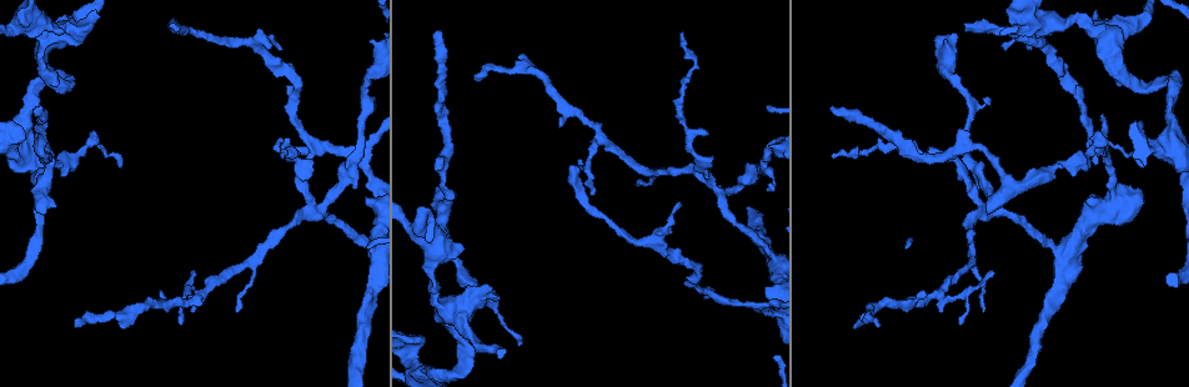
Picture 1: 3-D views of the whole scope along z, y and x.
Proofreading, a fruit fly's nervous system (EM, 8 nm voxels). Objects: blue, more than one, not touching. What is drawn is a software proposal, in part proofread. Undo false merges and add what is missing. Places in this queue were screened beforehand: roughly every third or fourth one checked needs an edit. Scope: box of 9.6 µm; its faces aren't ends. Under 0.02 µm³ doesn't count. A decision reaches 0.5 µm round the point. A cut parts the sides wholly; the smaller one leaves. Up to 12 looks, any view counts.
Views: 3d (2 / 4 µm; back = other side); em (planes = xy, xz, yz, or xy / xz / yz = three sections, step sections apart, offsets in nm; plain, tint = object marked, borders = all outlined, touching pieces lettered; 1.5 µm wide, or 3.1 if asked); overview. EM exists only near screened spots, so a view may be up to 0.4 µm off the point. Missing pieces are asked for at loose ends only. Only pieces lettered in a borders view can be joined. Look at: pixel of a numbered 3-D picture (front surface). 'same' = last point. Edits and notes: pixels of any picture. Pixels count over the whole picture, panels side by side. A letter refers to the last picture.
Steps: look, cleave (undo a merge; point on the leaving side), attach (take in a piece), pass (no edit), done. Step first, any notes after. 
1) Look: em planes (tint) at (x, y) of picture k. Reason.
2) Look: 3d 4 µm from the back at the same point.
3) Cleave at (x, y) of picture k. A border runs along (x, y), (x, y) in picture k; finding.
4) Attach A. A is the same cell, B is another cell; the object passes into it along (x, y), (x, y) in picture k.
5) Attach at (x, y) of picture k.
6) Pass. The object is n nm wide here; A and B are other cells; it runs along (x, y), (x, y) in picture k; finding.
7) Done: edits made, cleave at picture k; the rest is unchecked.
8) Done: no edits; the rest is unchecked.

Look: em planes (tint) at (856, 327) of picture 1. Free end.

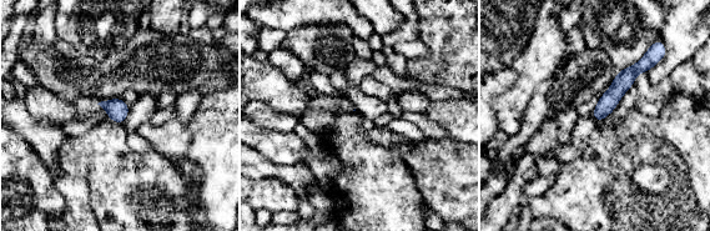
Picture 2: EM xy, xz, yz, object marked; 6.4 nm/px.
Look: em planes (borders) at the same point. What lies round it.

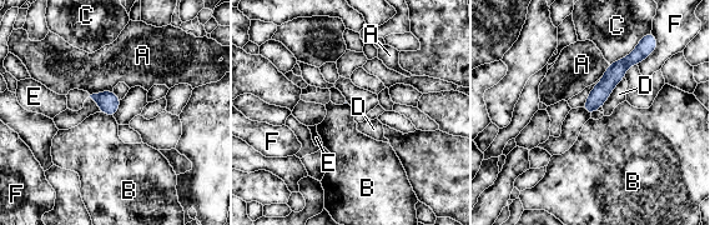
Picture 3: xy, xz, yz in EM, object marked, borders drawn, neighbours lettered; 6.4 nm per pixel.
Pass. A, B, C, D, E and F are other cells; it runs along (639, 54), (609, 80), (590, 110) in picture 3; no lettered piece goes on from it.

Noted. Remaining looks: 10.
Look: 3d 2 µm at (967, 30) of picture 1. An open end.

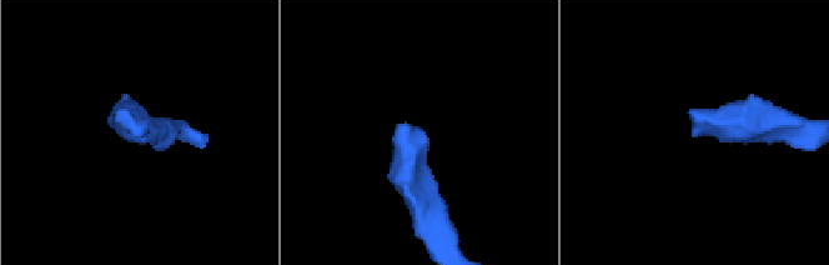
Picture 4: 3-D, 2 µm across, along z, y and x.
Look: em planes (borders) at (416, 126) of picture 4. Now the EM.

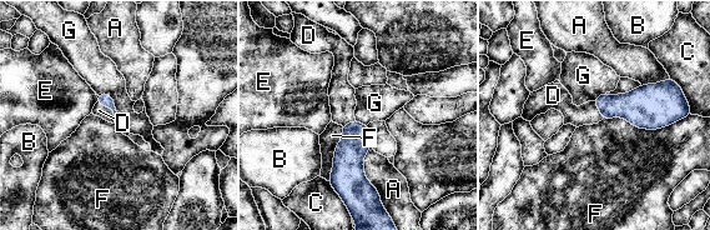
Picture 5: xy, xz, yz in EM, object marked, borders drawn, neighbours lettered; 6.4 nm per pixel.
Attach D. D is the same cell, A, B, C, E, F and G are other cells; the object passes into it along (105, 99), (110, 108), (99, 110) in picture 5; it goes on there.

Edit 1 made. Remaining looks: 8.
Look: 3d 4 µm at (90, 144) of picture 1. Sudden change in width.

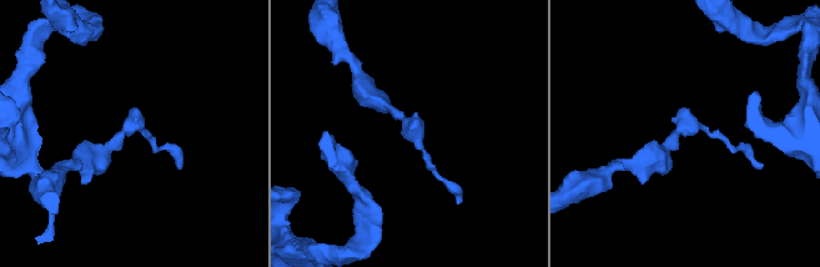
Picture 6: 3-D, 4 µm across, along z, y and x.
Look: em planes (plain) at (684, 130) of picture 6.

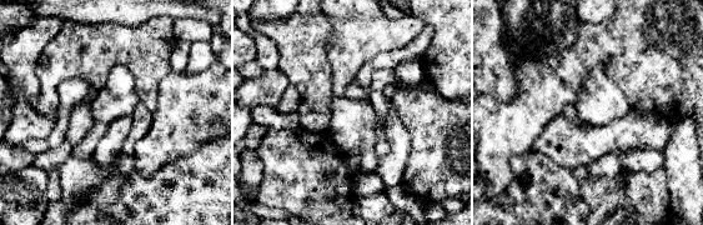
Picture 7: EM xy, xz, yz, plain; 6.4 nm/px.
Look: em planes (borders) at the same point. See the neighbours.

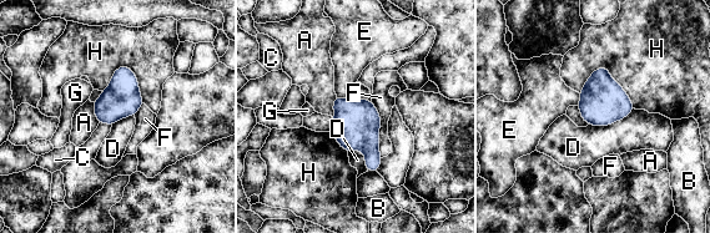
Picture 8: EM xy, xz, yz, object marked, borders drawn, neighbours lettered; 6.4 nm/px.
Pass. The longest contact is with F, 380 nm; A, B, C, D, E, F, G and H are other cells; a border runs along (634, 109), (608, 125), (588, 125) in picture 8; all the same cell.

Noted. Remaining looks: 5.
Look: em planes (borders) at (53, 22) of picture 1. Branch stops here.

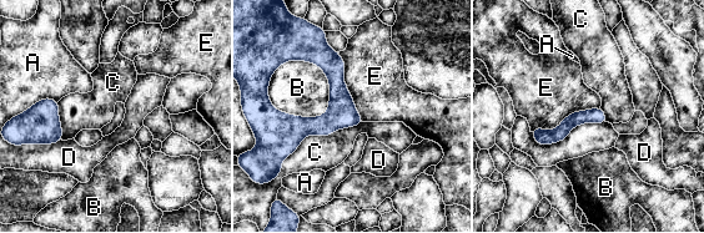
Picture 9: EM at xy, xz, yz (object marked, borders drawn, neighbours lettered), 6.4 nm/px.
Pass. A, B, C, D and E are other cells; it runs along (322, 42), (336, 110), (321, 125), (276, 117) in picture 9; no lettered piece goes on from it.

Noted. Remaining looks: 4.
Look: 3d 2 µm at (438, 32) of picture 1. Free end.

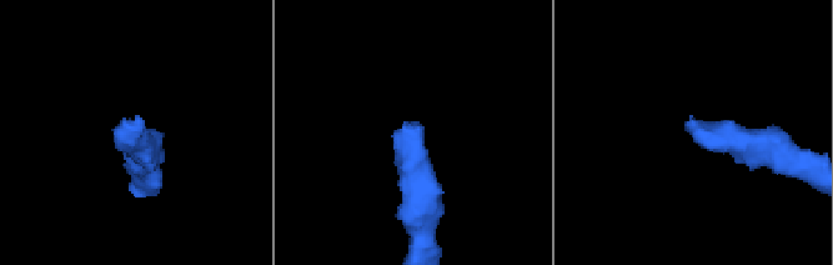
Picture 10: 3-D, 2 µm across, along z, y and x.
Look: em xz step 4 (borders) at (418, 126) of picture 10. Need the tissue.

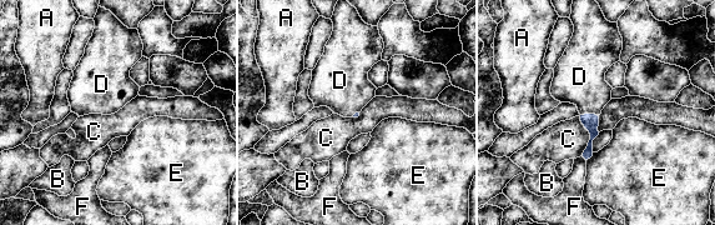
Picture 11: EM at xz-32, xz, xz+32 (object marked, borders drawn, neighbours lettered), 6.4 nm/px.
Attach D. The longest contact is with C, 260 nm; D is the same cell, A, B, C, E and F are other cells; the object passes into it along (590, 123), (588, 115), (579, 78) in picture 11; it goes on there.

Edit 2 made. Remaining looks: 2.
Done: edits made, attach at picture 5, attach at picture 11; the rest is unchecked.

